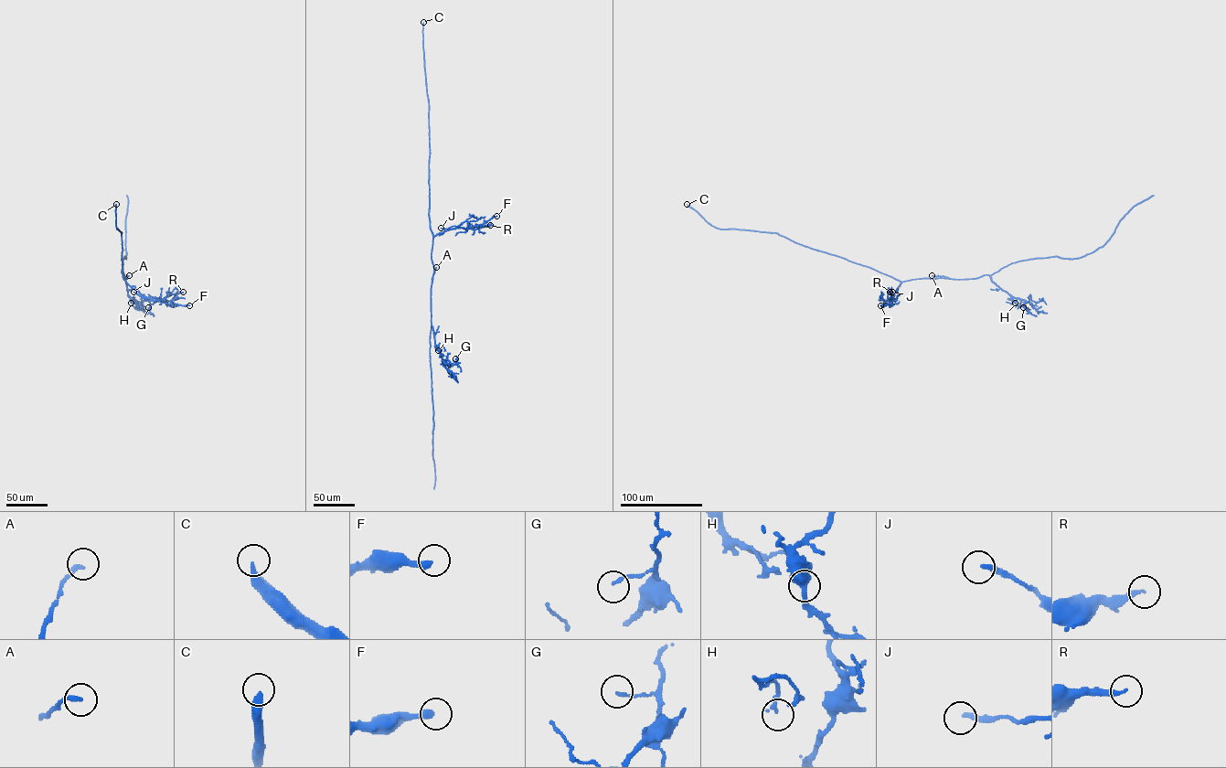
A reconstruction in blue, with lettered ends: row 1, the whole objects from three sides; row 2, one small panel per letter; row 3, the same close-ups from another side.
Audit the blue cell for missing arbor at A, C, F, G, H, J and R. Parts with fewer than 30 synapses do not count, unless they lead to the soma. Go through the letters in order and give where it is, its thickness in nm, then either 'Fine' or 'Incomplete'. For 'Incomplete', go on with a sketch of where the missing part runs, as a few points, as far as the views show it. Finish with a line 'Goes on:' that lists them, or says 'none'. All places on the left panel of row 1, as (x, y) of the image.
A: Place: (129, 275). Thickness 200 nm. Fine
C: Place: (116, 204). Thickness 320 nm. Incomplete. Course of what is missing: (116, 204), (116, 185), (128, 133), (142, 114), (158, 103), (159, 100)
F: Place: (189, 305). Thickness 320 nm. Fine
G: Place: (148, 307). Thickness 100 nm. Fine
H: Place: (131, 303). Thickness 160 nm. Fine
J: Place: (133, 292). Thickness 240 nm. Fine
R: Place: (183, 292). Thickness 220 nm. Fine
Goes on: C

